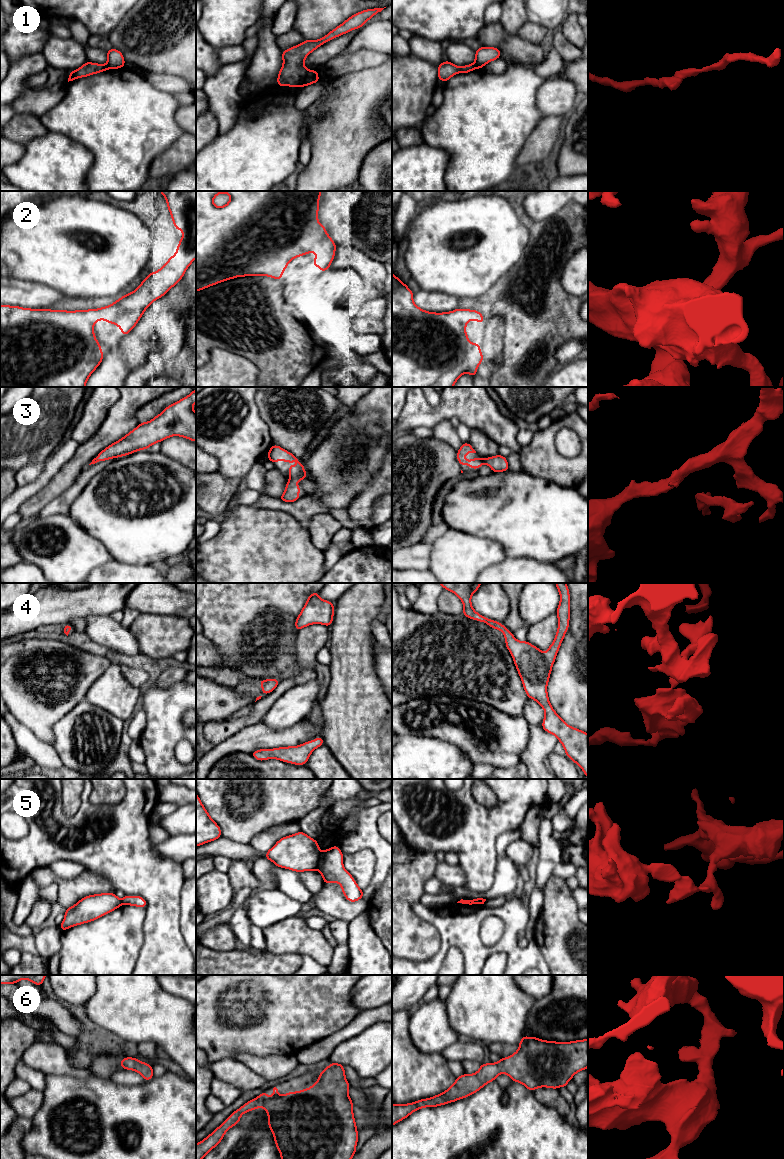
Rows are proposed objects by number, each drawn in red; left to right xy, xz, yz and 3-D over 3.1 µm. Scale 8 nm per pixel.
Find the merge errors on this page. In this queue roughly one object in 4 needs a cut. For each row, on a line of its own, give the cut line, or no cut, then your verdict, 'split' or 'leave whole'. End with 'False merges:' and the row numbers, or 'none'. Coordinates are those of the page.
1: xz (308, 71), (299, 87) | split
2: no cut | leave whole
3: no cut | leave whole
4: no cut | leave whole
5: xz (320, 852), (316, 868) | split
6: no cut | leave whole
False merges: 1, 5

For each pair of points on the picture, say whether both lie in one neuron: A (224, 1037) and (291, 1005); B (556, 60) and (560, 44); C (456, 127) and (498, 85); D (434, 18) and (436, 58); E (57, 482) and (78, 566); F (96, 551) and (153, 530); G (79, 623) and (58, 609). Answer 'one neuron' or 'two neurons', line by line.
A: one neuron
B: two neurons
C: one neuron
D: two neurons
E: two neurons
F: two neurons
G: two neurons

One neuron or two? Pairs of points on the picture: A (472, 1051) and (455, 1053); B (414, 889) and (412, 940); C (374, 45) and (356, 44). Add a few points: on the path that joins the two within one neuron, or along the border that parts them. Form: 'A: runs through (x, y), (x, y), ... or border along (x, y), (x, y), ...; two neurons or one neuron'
A: runs through (468, 1051), (459, 1051); one neuron
B: runs through (406, 902), (406, 927); one neuron
C: runs through (370, 44), (360, 44); one neuron

